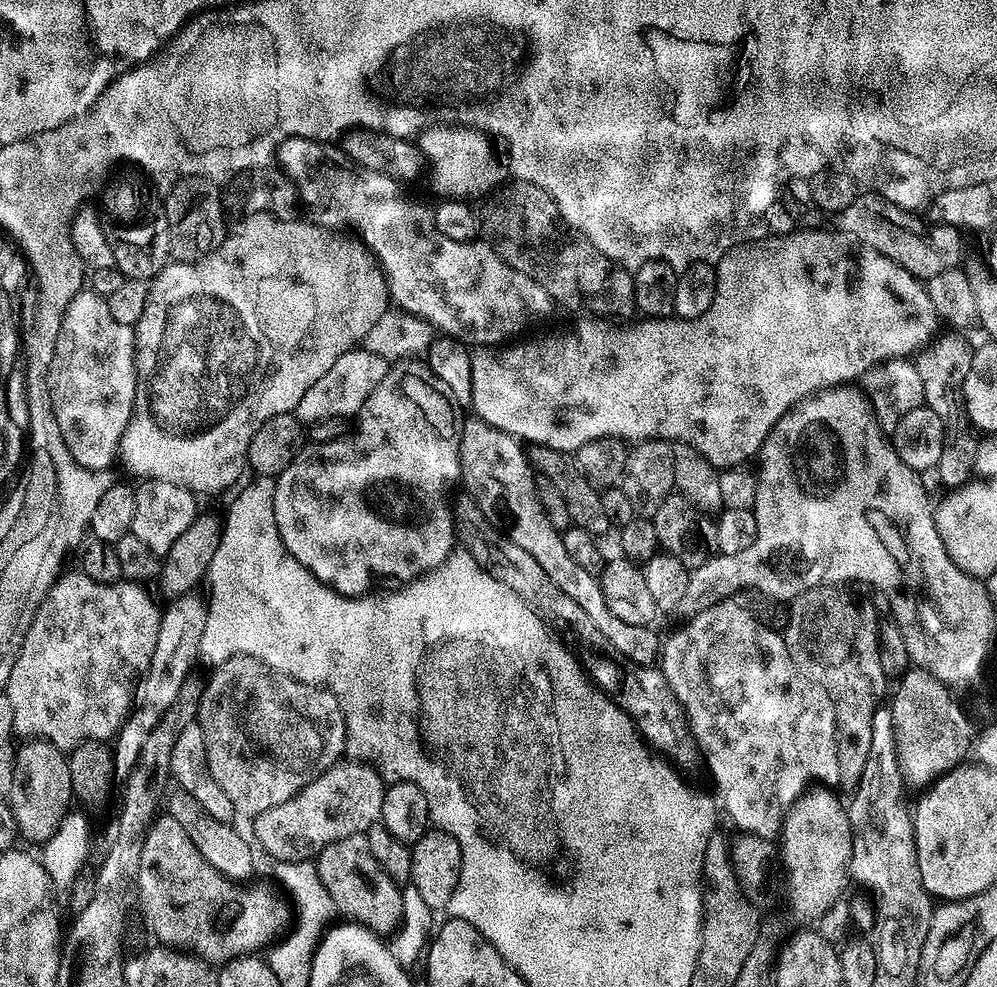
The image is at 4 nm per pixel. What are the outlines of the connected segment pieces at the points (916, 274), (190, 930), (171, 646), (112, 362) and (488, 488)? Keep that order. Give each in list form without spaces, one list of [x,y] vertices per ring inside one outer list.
[[[860,194],[854,202],[850,202],[850,206],[846,206],[846,210],[835,213],[835,231],[841,237],[844,235],[857,240],[852,242],[860,248],[869,248],[890,258],[890,262],[898,262],[898,266],[902,266],[915,279],[926,282],[934,278],[934,274],[942,274],[961,263],[961,233],[939,222],[923,224],[916,216],[919,215],[915,211],[894,206],[894,202],[881,196]]]
[[[157,815],[149,826],[146,842],[142,846],[140,872],[135,876],[135,885],[138,890],[140,886],[140,902],[144,906],[148,928],[160,939],[157,941],[163,947],[187,952],[197,956],[199,960],[207,960],[213,966],[223,966],[229,960],[237,960],[239,956],[250,956],[267,949],[289,927],[290,904],[270,885],[250,883],[252,882],[243,884],[229,879],[206,858],[202,858],[198,846],[190,842],[190,834],[186,834],[186,830],[182,830],[182,826],[178,826],[172,816]]]
[[[196,590],[181,593],[169,599],[160,614],[158,626],[158,642],[154,646],[154,658],[150,660],[148,673],[144,676],[138,690],[138,703],[129,715],[128,721],[120,727],[114,737],[114,764],[121,773],[127,774],[136,764],[138,754],[142,750],[142,742],[146,742],[146,734],[154,730],[162,714],[178,696],[182,682],[193,675],[196,659],[201,659],[202,630],[206,630],[206,614],[208,602]]]
[[[82,290],[74,294],[74,298],[64,311],[64,316],[60,319],[56,349],[52,354],[48,371],[48,389],[50,406],[58,422],[58,430],[62,430],[62,442],[66,442],[66,450],[74,454],[74,462],[78,462],[91,472],[103,473],[103,468],[114,460],[120,438],[134,411],[138,391],[135,351],[133,325],[117,322],[111,317],[105,297],[91,290]]]
[[[465,419],[460,429],[460,480],[468,487],[465,488],[467,495],[474,498],[489,522],[496,525],[509,540],[522,546],[526,554],[531,554],[542,565],[542,570],[550,574],[550,579],[564,593],[570,594],[570,598],[574,598],[574,602],[578,602],[578,606],[582,606],[590,618],[594,618],[594,626],[598,626],[598,630],[610,638],[618,657],[625,661],[628,659],[629,665],[655,665],[662,651],[661,637],[656,637],[649,626],[630,626],[615,616],[610,606],[606,606],[599,579],[582,570],[582,566],[570,558],[566,546],[562,546],[561,533],[550,526],[542,510],[540,495],[536,492],[538,480],[521,441],[508,432],[492,428],[485,420],[471,419]]]

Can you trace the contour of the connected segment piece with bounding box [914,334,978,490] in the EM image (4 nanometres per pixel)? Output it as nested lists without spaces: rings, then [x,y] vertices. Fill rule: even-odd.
[[[937,335],[931,342],[925,343],[920,351],[915,353],[914,363],[918,370],[918,378],[922,378],[924,404],[930,410],[934,410],[934,414],[938,414],[938,418],[942,418],[944,423],[947,440],[942,450],[942,458],[938,458],[936,465],[942,473],[944,488],[951,490],[967,483],[973,475],[976,467],[978,440],[977,437],[971,436],[973,433],[970,431],[970,425],[962,407],[964,383],[966,382],[966,374],[970,374],[970,362],[974,348],[973,345],[968,345],[960,337],[963,335],[948,335],[952,336]]]

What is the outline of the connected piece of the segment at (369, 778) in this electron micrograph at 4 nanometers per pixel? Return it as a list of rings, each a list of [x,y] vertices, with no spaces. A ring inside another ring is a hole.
[[[337,762],[337,763],[333,764],[331,768],[327,768],[324,772],[321,772],[320,776],[318,778],[314,778],[314,782],[310,782],[308,785],[306,785],[305,788],[303,788],[303,790],[301,792],[299,792],[298,794],[294,794],[294,798],[290,798],[289,800],[287,800],[286,802],[282,802],[278,806],[274,806],[270,810],[266,810],[262,814],[258,814],[251,821],[252,832],[254,835],[256,835],[256,840],[257,840],[257,841],[255,840],[255,843],[258,845],[258,848],[259,848],[258,843],[260,843],[261,850],[264,851],[266,855],[272,856],[271,859],[273,861],[285,860],[286,862],[298,862],[299,860],[312,860],[314,857],[316,857],[318,855],[318,853],[320,853],[320,851],[322,851],[322,849],[324,849],[326,846],[330,846],[330,842],[338,842],[338,838],[346,838],[347,836],[359,836],[361,834],[367,833],[368,827],[374,823],[377,823],[377,821],[379,821],[380,811],[382,810],[382,802],[384,801],[384,789],[386,787],[386,781],[385,781],[384,777],[381,776],[380,773],[377,772],[376,769],[373,768],[372,765],[370,765],[370,764],[366,764],[363,762],[347,762],[348,764],[344,764],[344,763],[345,762]]]

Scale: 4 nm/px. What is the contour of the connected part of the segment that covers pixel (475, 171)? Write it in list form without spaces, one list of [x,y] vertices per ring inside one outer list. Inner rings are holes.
[[[452,127],[456,128],[434,129],[428,140],[428,152],[426,148],[426,164],[432,167],[432,188],[437,197],[464,200],[468,196],[483,197],[491,193],[505,179],[504,168],[492,153],[493,141],[479,128]]]

